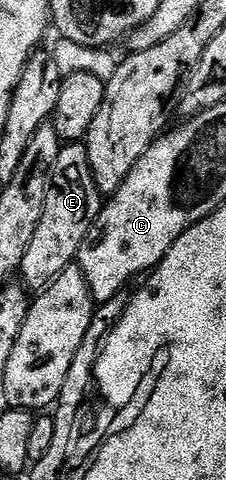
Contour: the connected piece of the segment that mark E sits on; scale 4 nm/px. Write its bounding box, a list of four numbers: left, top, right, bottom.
[19,144,101,290]

